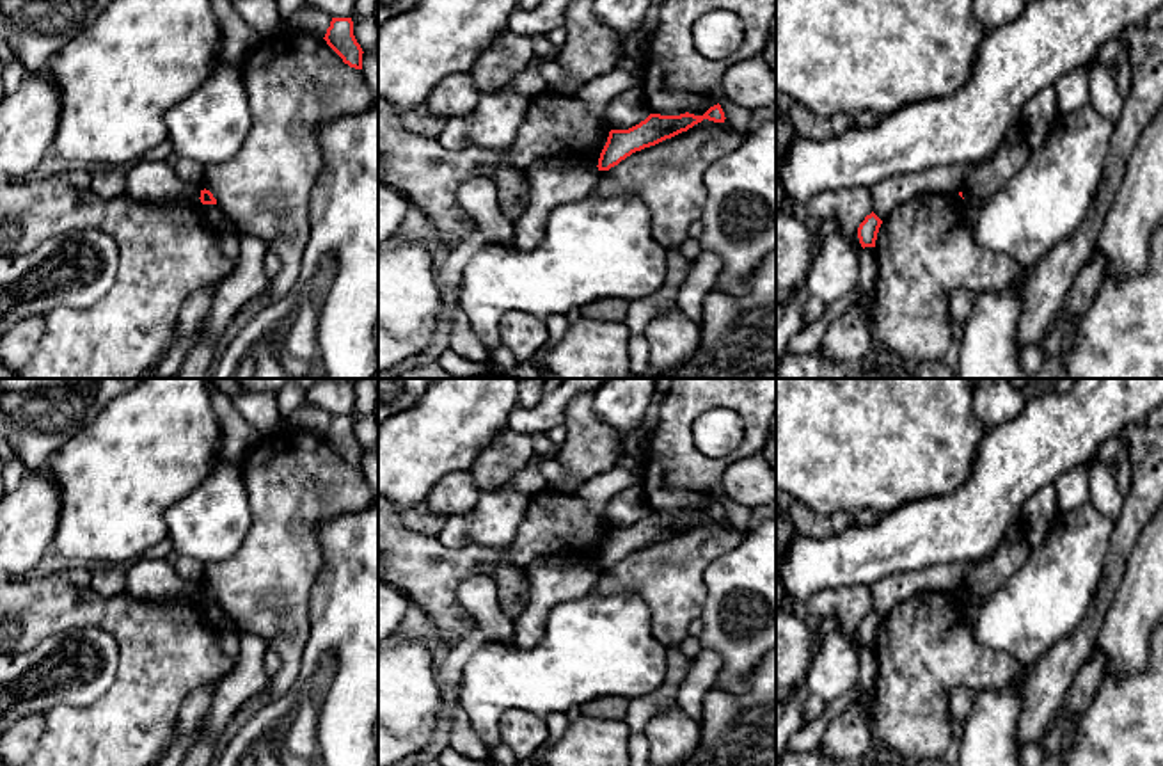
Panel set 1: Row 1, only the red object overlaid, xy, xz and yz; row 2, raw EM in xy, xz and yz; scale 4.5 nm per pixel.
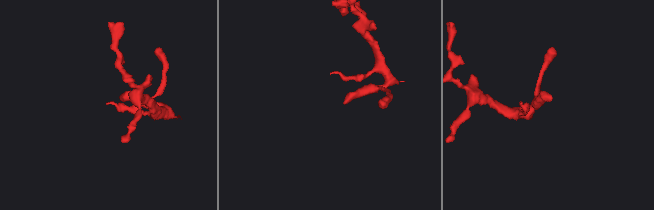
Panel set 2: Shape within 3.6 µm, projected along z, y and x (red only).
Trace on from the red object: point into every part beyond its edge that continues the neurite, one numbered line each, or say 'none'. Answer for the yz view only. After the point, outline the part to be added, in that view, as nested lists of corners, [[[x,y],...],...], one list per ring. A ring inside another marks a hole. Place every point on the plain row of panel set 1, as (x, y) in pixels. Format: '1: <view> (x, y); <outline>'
none

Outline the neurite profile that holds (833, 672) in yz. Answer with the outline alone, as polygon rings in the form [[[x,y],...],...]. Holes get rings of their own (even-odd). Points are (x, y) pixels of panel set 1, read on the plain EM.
[[[840,629],[831,631],[811,658],[806,679],[810,695],[833,702],[859,690],[859,654],[863,645]]]

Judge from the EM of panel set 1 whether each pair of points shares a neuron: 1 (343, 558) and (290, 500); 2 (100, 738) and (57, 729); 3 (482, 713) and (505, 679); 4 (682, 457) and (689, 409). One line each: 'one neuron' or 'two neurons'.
1: two neurons
2: one neuron
3: one neuron
4: one neuron

